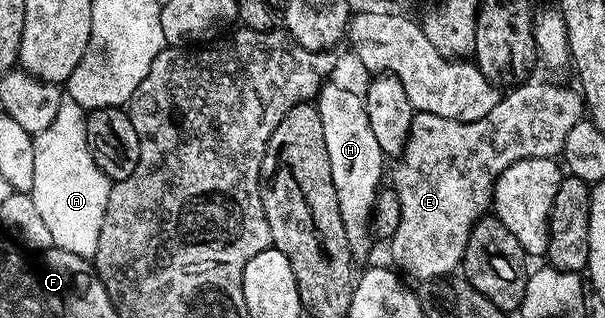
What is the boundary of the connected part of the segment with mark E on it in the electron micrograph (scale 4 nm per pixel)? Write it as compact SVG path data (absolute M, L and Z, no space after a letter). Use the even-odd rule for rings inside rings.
M522 82L519 88L514 88L510 93L503 95L496 102L496 106L492 106L492 110L488 110L488 114L484 114L484 118L476 118L476 122L460 122L459 120L449 120L448 118L440 118L440 114L428 114L427 112L415 112L414 121L410 127L410 133L406 139L406 144L402 148L402 155L397 157L394 169L389 169L388 180L392 185L392 189L399 198L399 228L396 230L393 239L389 241L388 246L394 251L394 260L406 272L411 272L414 276L419 276L419 281L437 281L439 278L446 278L450 271L457 269L462 263L462 255L466 249L466 243L470 237L470 231L474 223L482 216L487 215L488 209L491 207L494 198L494 184L500 178L500 174L504 174L504 170L508 170L508 166L512 166L512 162L520 162L524 158L551 158L557 157L564 146L564 138L568 138L568 130L572 130L572 126L576 126L578 121L584 116L584 101L581 91L575 90L573 87L561 88L558 84L526 84L530 82Z

